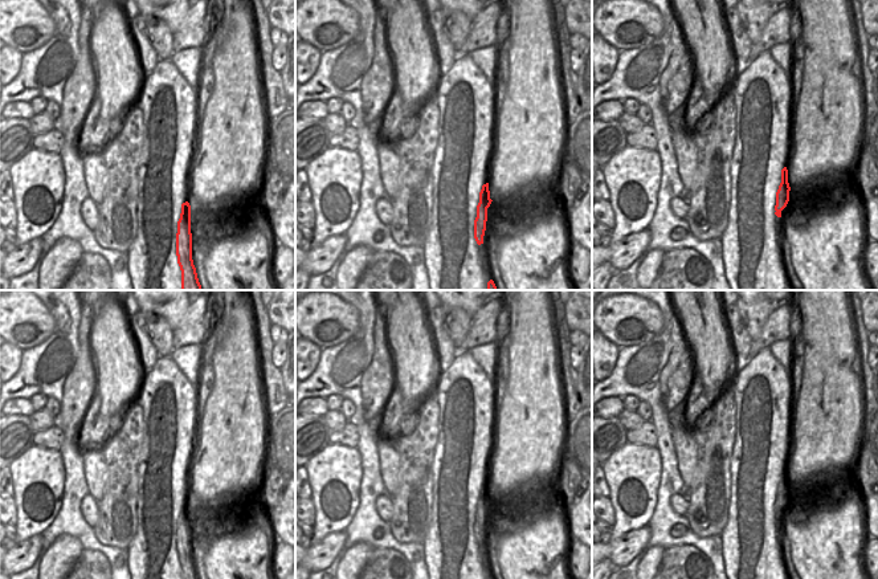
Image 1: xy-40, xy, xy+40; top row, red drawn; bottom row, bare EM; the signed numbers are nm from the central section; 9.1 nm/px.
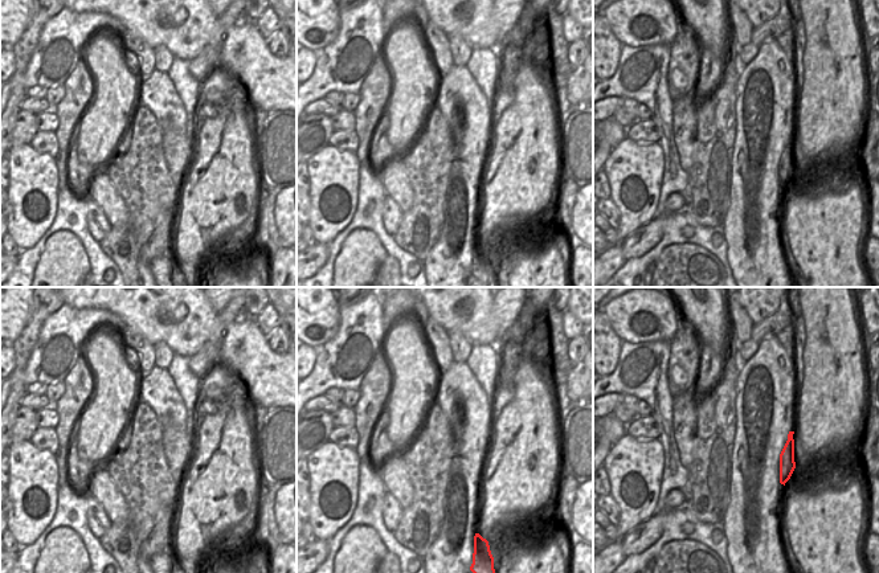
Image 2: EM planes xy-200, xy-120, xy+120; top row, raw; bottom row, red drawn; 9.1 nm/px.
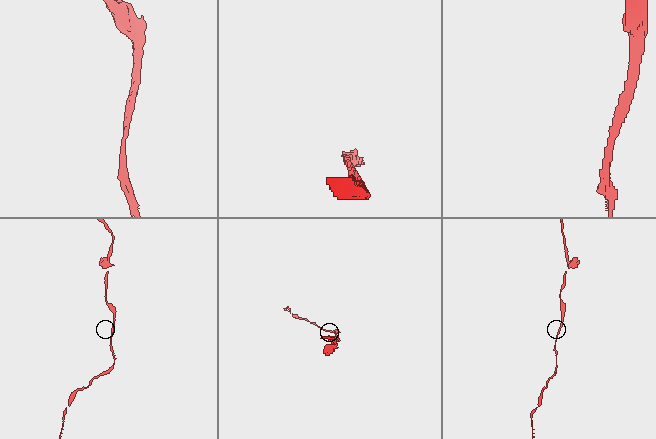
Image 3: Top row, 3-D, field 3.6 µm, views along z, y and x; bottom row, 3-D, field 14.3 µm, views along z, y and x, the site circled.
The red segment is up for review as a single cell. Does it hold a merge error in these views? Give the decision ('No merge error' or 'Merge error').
No merge error.

